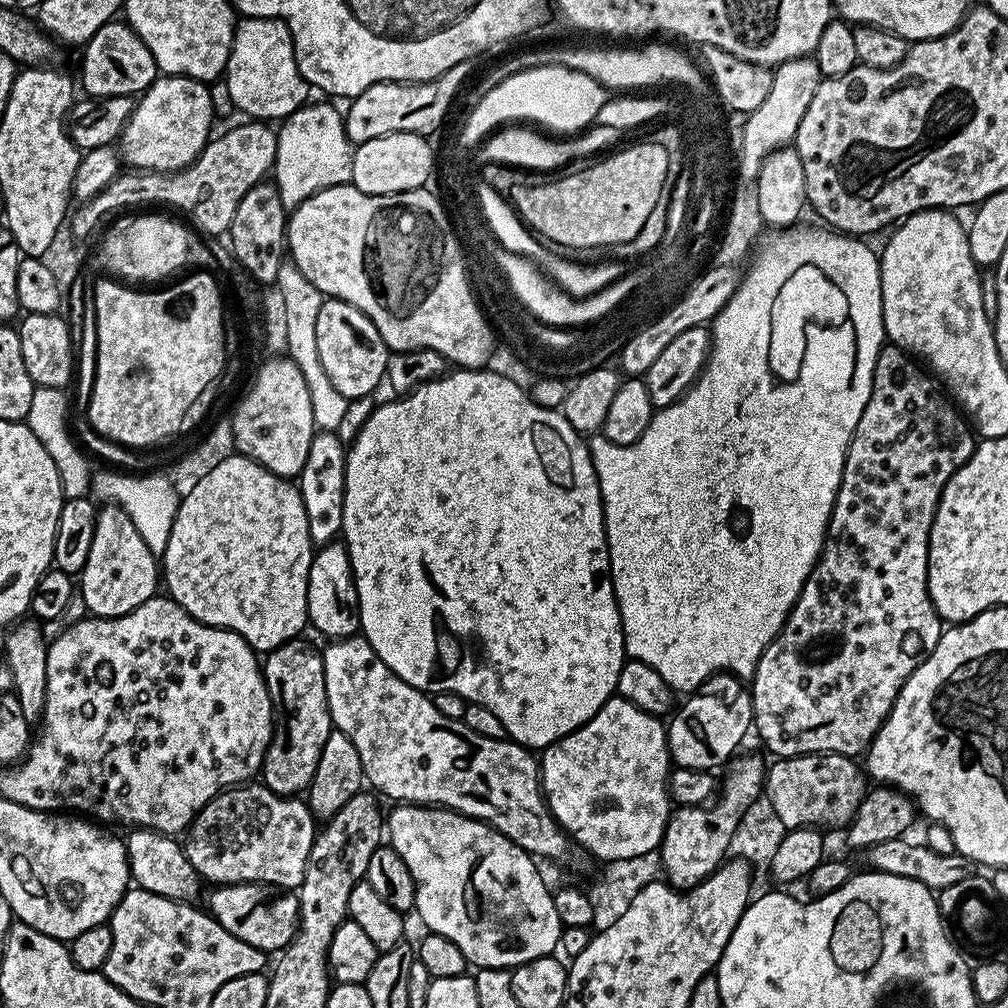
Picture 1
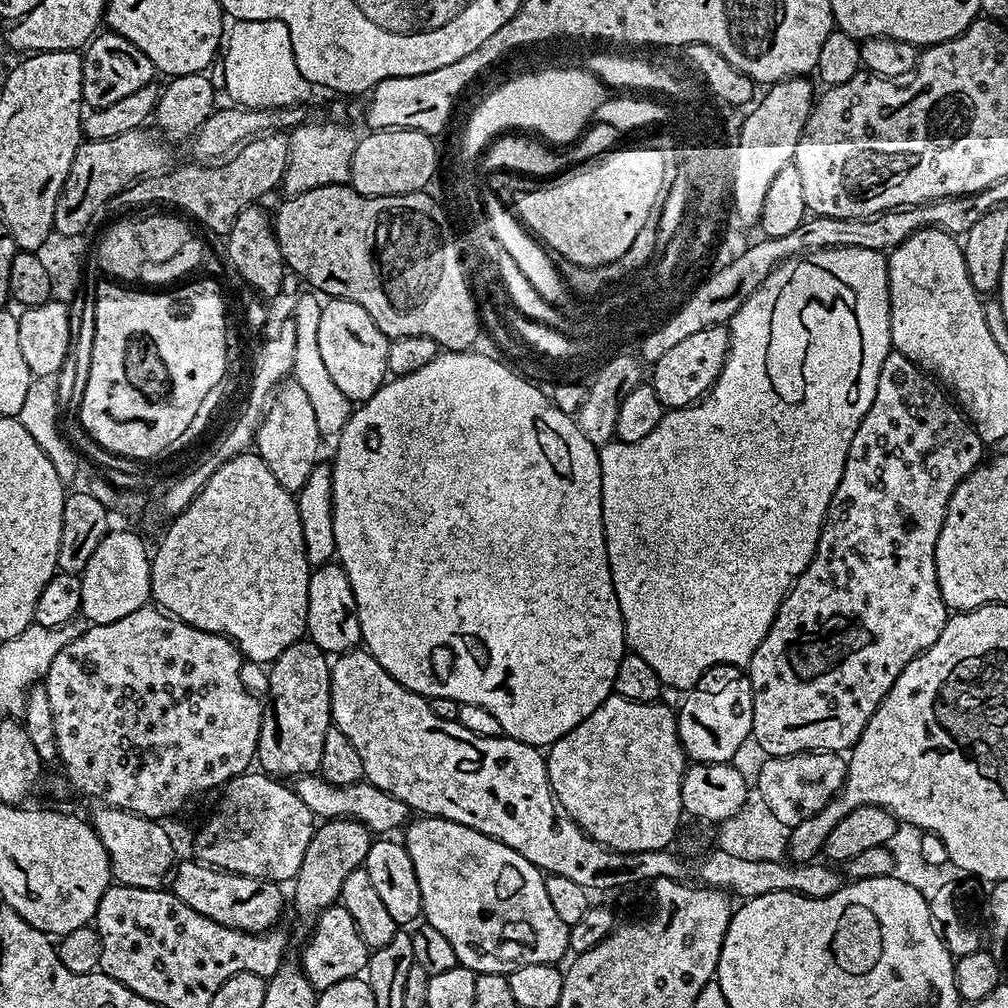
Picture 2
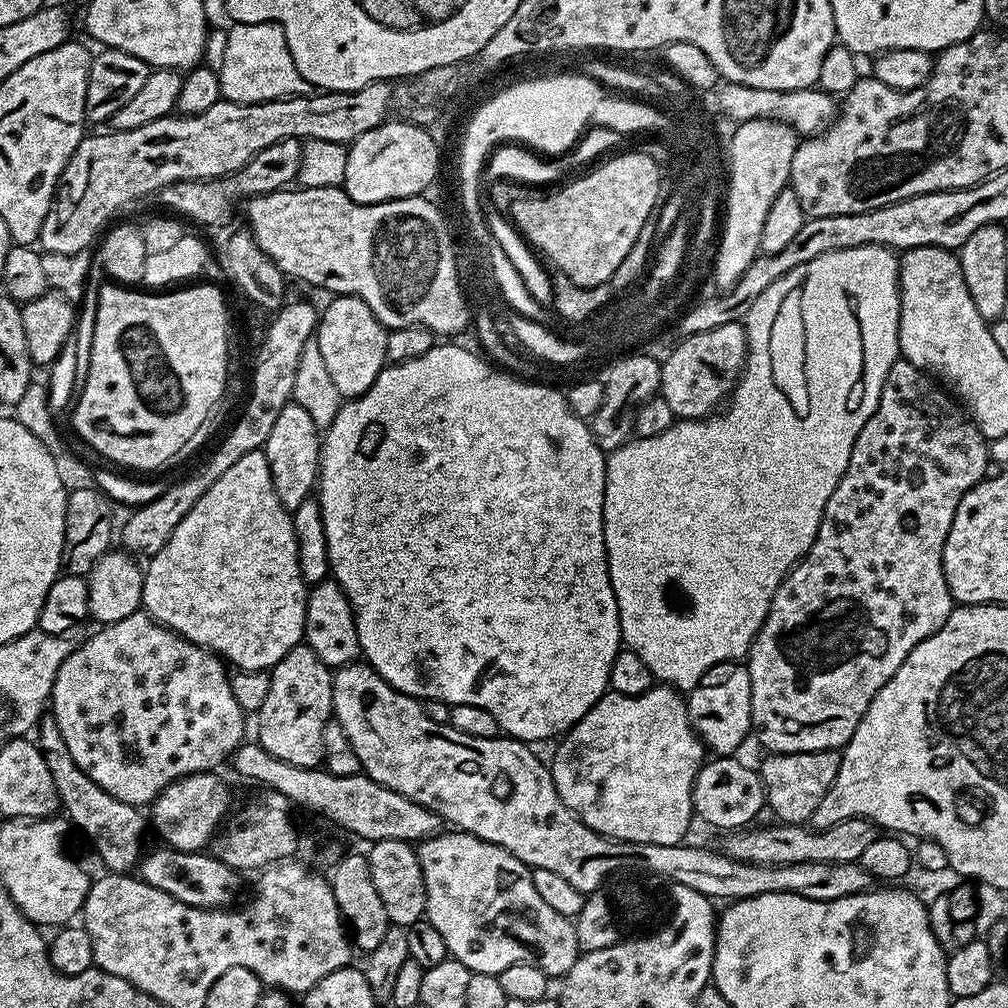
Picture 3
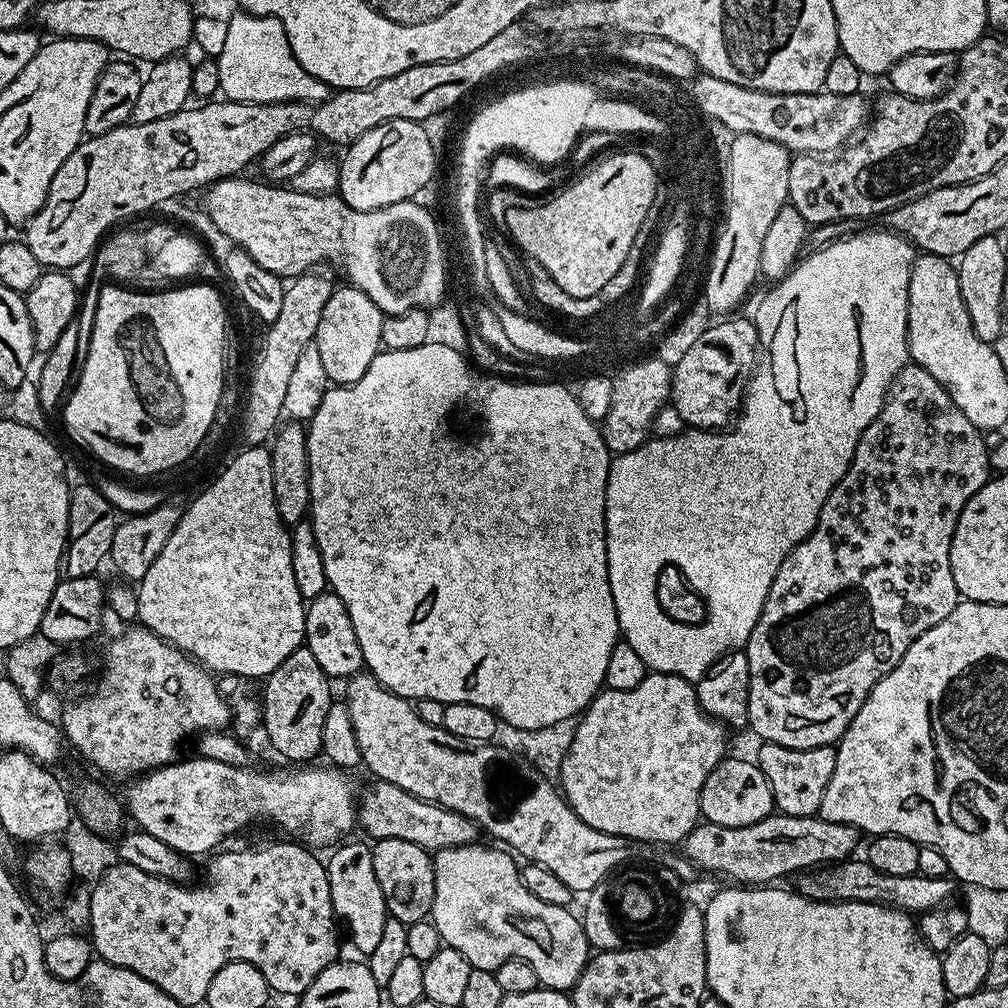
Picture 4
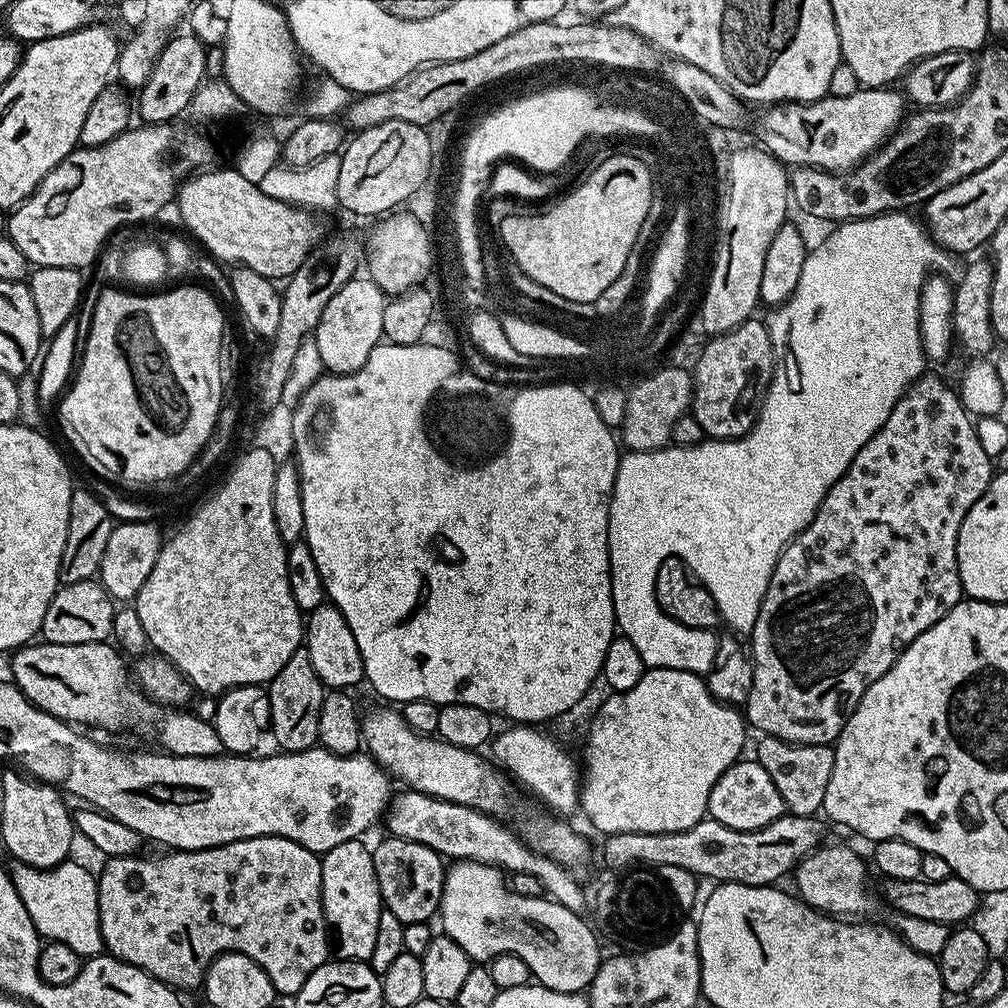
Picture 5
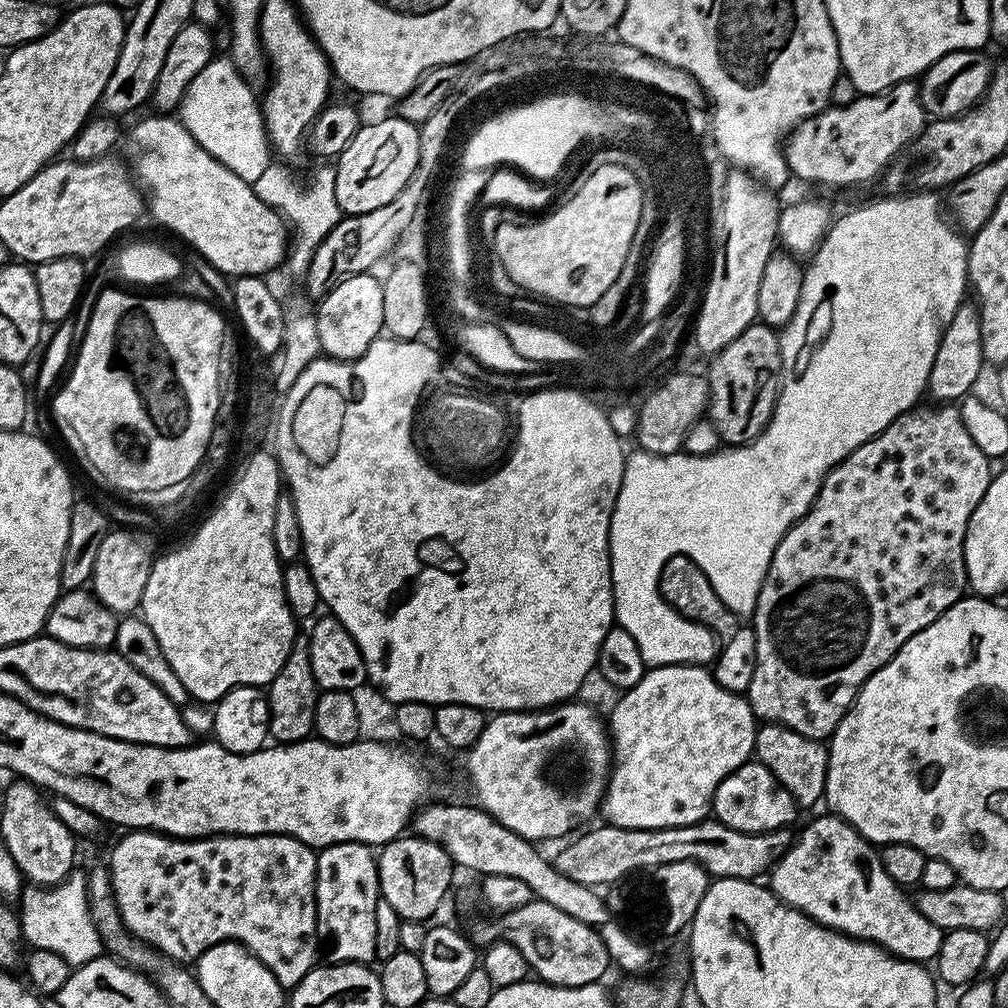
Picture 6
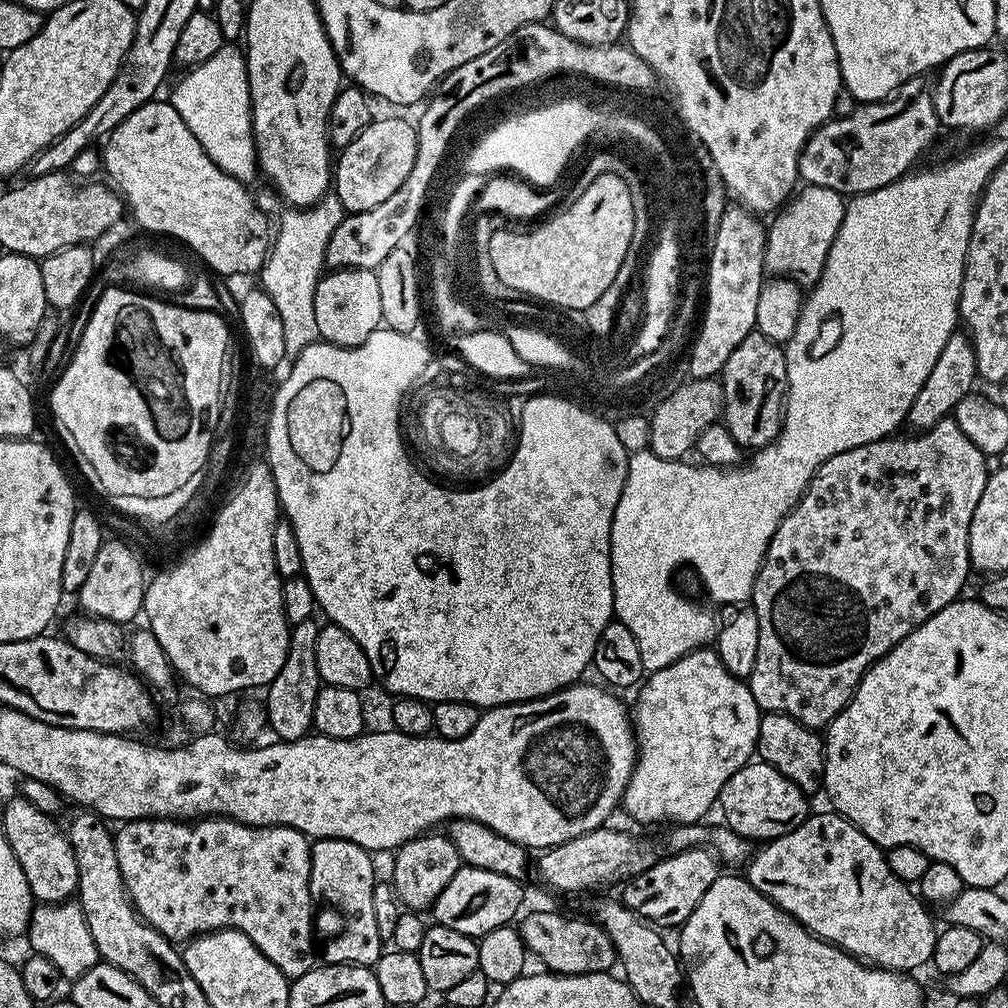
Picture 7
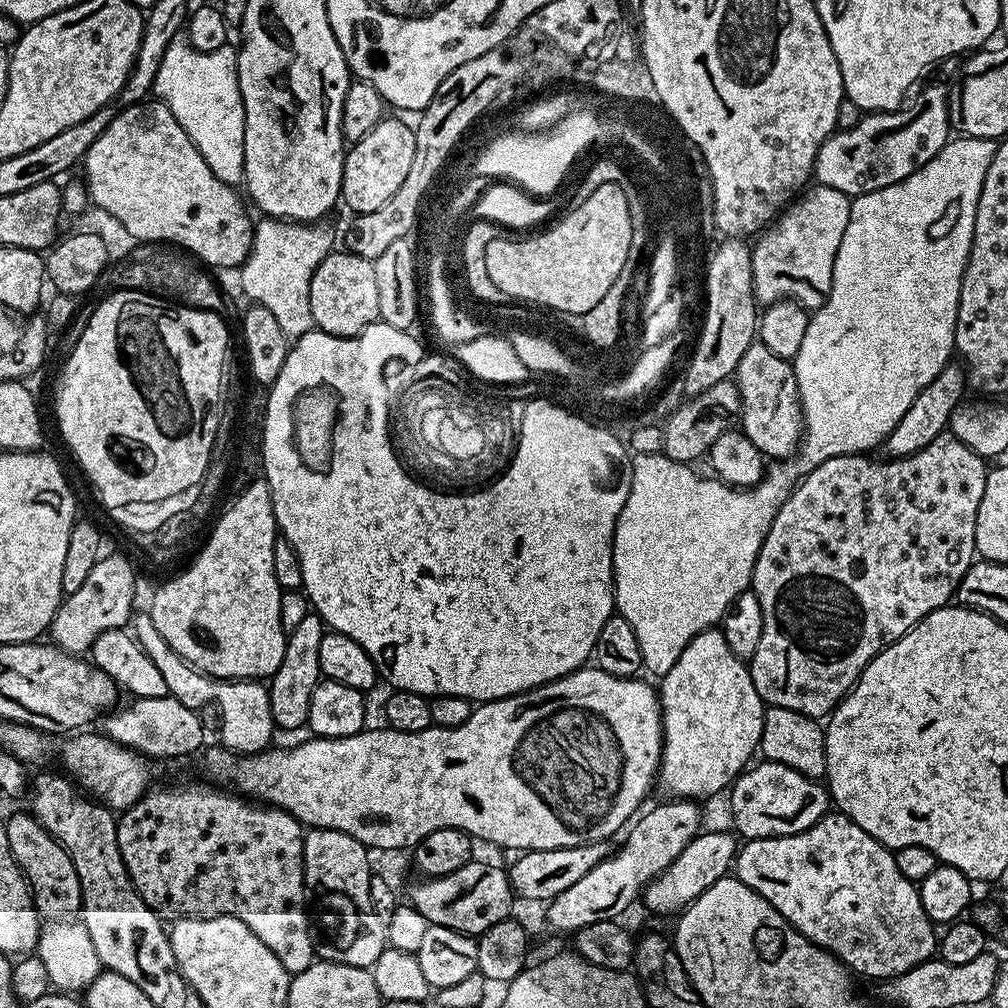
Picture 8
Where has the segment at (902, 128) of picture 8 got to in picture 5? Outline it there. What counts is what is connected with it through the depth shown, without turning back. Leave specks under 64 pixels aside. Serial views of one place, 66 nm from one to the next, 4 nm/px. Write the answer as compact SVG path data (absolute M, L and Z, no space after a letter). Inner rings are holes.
M895 87L866 88L846 98L824 96L813 104L785 102L763 109L756 120L756 136L761 145L781 164L798 168L822 168L825 172L850 172L867 160L900 127L906 100Z

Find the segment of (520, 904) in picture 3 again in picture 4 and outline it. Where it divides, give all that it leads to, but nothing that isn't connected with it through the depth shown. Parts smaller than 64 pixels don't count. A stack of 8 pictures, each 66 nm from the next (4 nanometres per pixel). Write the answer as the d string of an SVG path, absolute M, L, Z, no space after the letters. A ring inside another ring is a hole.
M483 842L454 846L432 856L434 866L434 902L430 917L436 925L441 941L458 950L473 968L495 972L507 960L525 960L534 966L541 985L557 990L570 990L578 982L582 970L588 965L590 949L584 927L571 916L567 907L542 901L526 887L521 876L521 865L516 865L511 851L500 846L487 848Z

